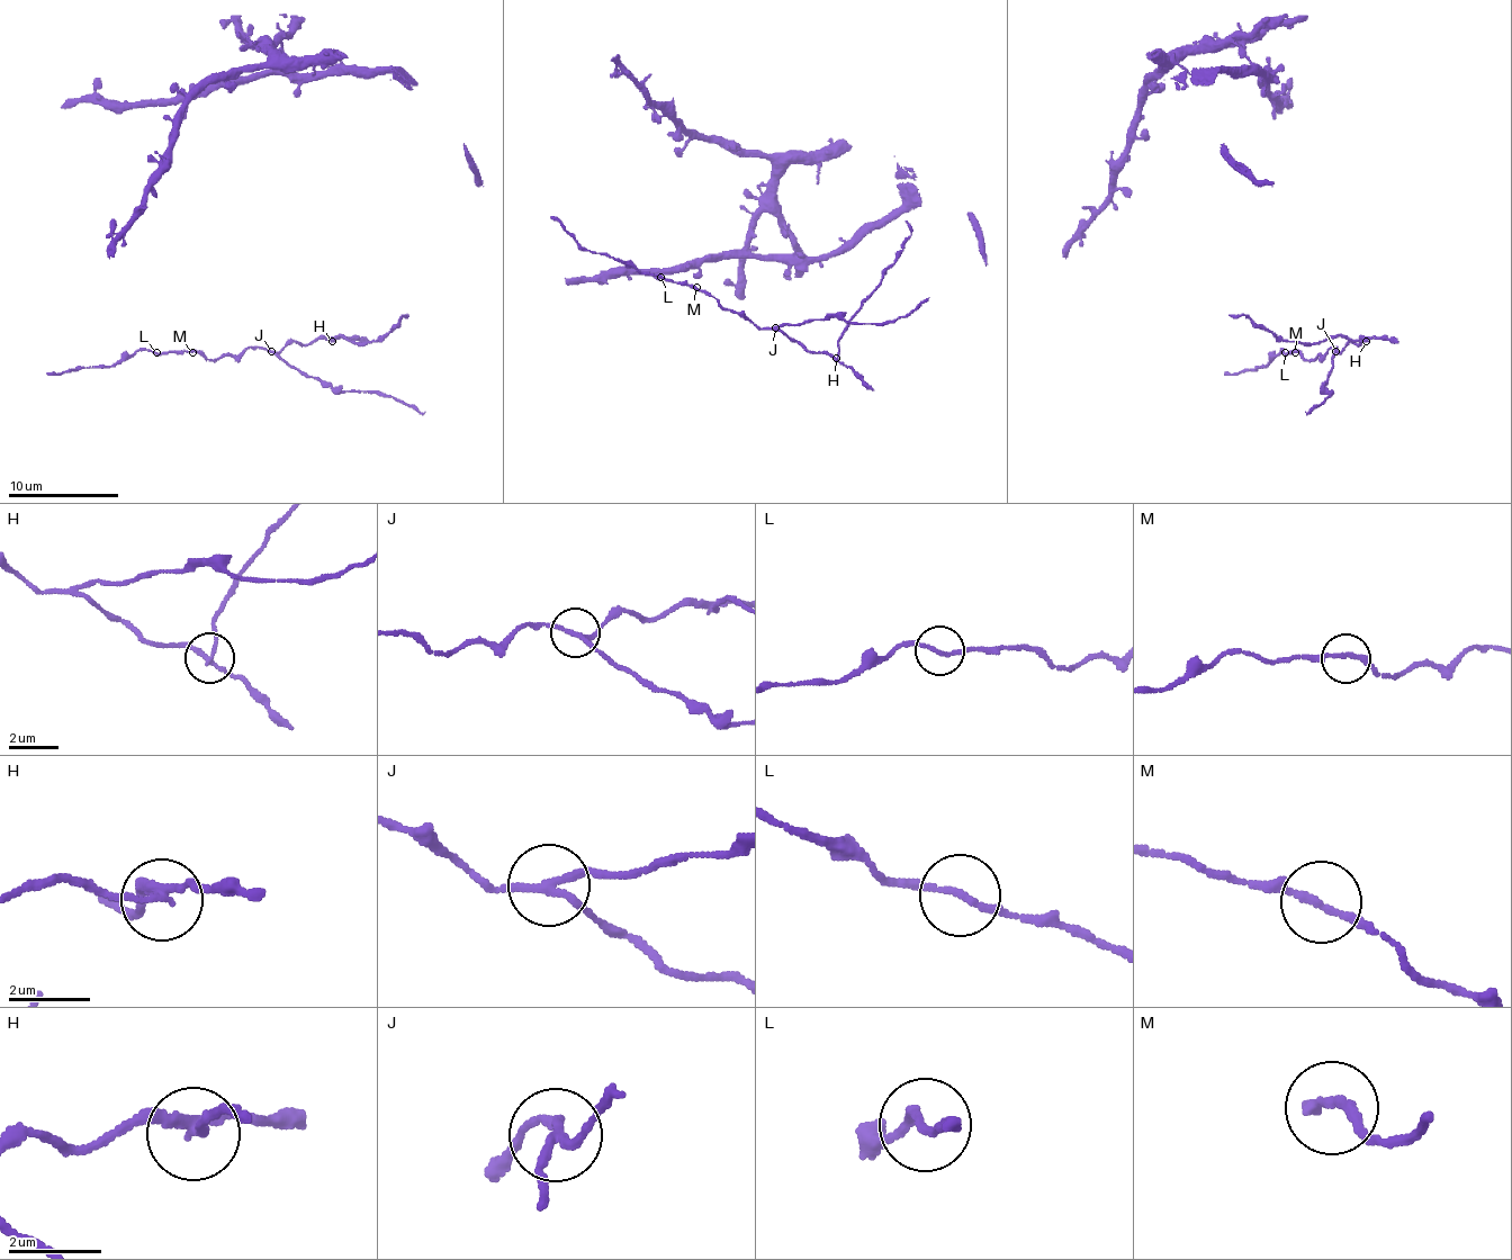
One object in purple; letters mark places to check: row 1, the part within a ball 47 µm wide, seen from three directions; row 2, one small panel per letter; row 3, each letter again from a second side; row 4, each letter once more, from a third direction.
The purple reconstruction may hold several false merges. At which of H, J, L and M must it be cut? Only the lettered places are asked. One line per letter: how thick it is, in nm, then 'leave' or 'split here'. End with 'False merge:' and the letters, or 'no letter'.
H: calibre 160 nm; split here
J: calibre 170 nm; split here
L: calibre 150 nm; leave
M: calibre 170 nm; leave
False merge: H, J

